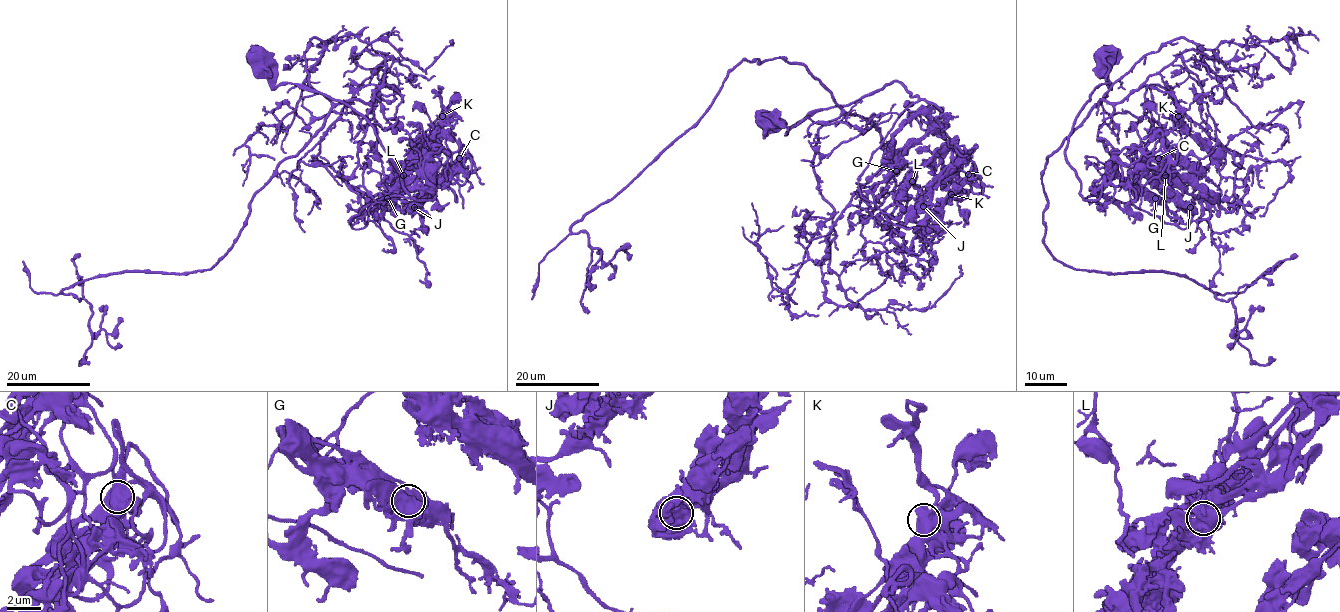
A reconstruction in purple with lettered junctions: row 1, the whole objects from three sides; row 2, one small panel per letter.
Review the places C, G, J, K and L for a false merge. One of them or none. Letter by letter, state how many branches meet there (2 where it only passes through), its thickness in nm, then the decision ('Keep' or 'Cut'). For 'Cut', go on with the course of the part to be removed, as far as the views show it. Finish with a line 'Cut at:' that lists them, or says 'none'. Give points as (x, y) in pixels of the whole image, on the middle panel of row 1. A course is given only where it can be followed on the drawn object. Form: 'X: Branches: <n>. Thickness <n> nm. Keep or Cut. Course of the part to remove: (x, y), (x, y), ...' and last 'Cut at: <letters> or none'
C: Branches: 2. Thickness 750 nm. Keep
G: Branches: 1. Thickness 1000 nm. Keep
J: Branches: 1. Thickness 950 nm. Keep
K: Branches: 1. Thickness 850 nm. Keep
L: Branches: 1. Thickness 1150 nm. Cut. Course of the part to remove: (912, 181), (919, 197), (880, 131), (803, 64), (743, 60), (694, 124), (572, 226), (601, 261), (630, 259)
Cut at: L

